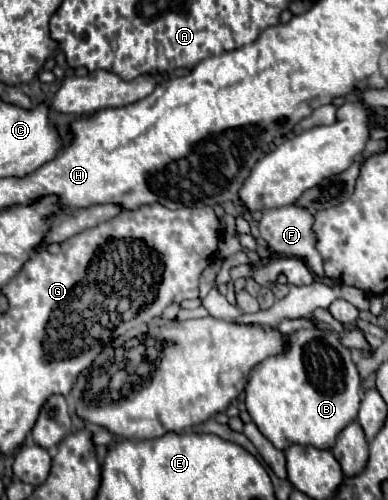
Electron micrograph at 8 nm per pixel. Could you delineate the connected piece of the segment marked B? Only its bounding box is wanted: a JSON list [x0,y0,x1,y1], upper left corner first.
[246,328,360,450]

